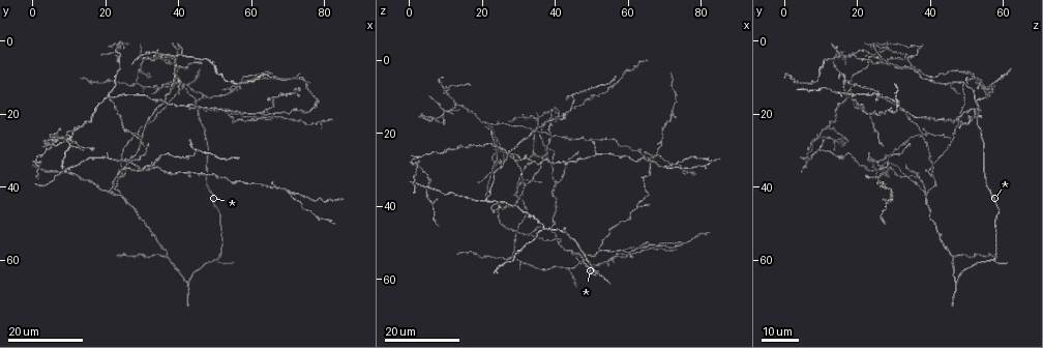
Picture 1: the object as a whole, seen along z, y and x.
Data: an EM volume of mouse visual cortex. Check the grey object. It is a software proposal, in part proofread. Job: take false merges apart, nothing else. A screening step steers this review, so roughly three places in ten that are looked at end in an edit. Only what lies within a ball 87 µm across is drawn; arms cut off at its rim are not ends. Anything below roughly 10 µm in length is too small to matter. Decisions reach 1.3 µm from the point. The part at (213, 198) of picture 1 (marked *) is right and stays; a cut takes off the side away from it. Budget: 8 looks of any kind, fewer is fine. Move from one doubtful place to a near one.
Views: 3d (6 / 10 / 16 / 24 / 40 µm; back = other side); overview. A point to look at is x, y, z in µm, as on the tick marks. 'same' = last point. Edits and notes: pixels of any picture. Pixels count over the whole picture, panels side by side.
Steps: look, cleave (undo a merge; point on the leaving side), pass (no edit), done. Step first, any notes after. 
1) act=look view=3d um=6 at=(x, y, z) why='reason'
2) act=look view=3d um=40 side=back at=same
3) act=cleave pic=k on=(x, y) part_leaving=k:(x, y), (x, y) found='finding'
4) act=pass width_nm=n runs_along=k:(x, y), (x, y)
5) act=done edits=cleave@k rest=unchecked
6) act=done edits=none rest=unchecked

act=look view=3d um=24 at=(26.5, 45.0, 39.5) why='sudden change in width'

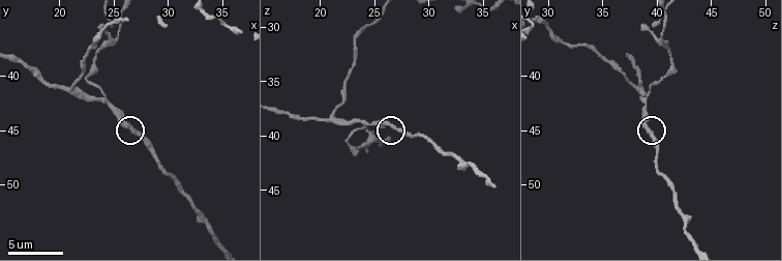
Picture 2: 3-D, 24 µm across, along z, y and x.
act=look view=3d um=10 at=(26.2, 44.6, 38.8)

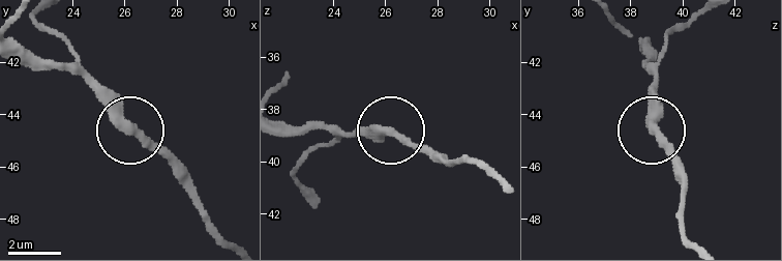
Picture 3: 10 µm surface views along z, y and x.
act=pass width_nm=320 found='continuous, no second neuron'

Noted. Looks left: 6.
act=look view=3d um=16 at=(36.0, 59.5, 46.0) why='three-way junction'

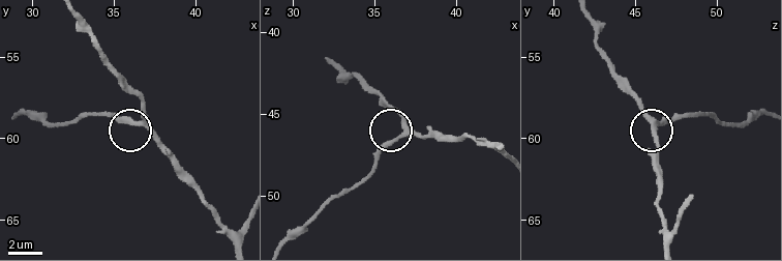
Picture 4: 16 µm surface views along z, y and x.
act=look view=3d um=10 at=(36.5, 59.1, 46.4)

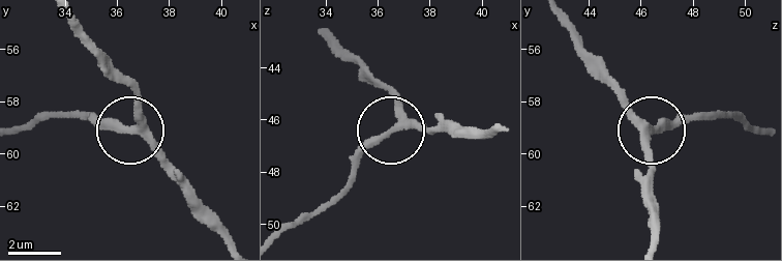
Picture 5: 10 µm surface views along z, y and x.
act=pass arms=3 found='all the same neuron'

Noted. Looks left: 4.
act=look view=3d um=24 at=(26.5, 32.5, 26.0)

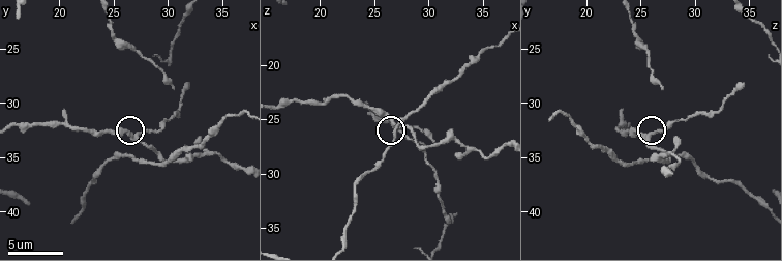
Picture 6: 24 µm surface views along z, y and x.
act=look view=3d um=10 at=(26.8, 32.8, 25.6)

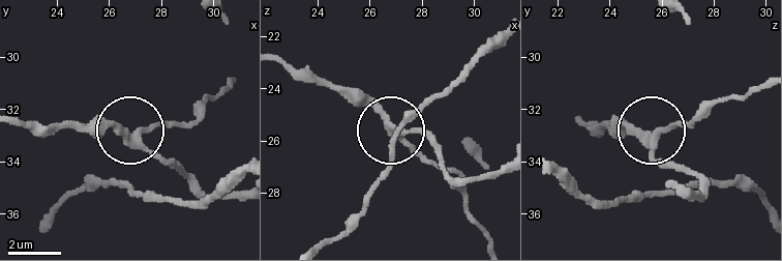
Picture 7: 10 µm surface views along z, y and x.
act=pass width_nm=270 runs_along=7:(764, 199), (731, 186), (652, 193), (652, 135), (689, 125) found='one neuron here'

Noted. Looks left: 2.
act=look view=3d um=24 at=(67.0, 16.0, 26.5)

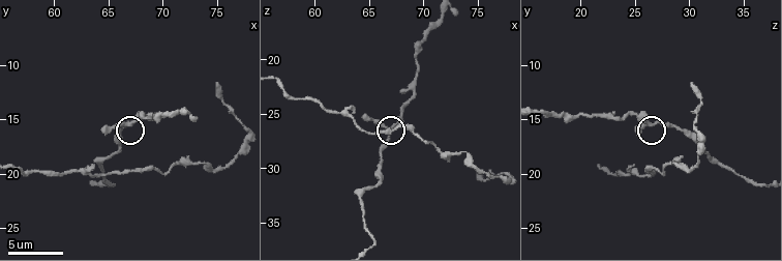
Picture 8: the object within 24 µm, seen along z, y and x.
act=look view=3d um=10 at=(66.6, 15.2, 26.4)

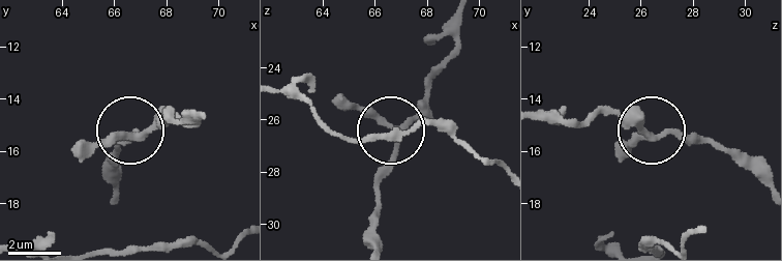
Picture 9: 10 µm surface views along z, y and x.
act=pass runs_along=9:(763, 184), (717, 149), (670, 131), (630, 126), (612, 113) found='one neuron here'

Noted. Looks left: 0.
act=done edits=none rest=unchecked

